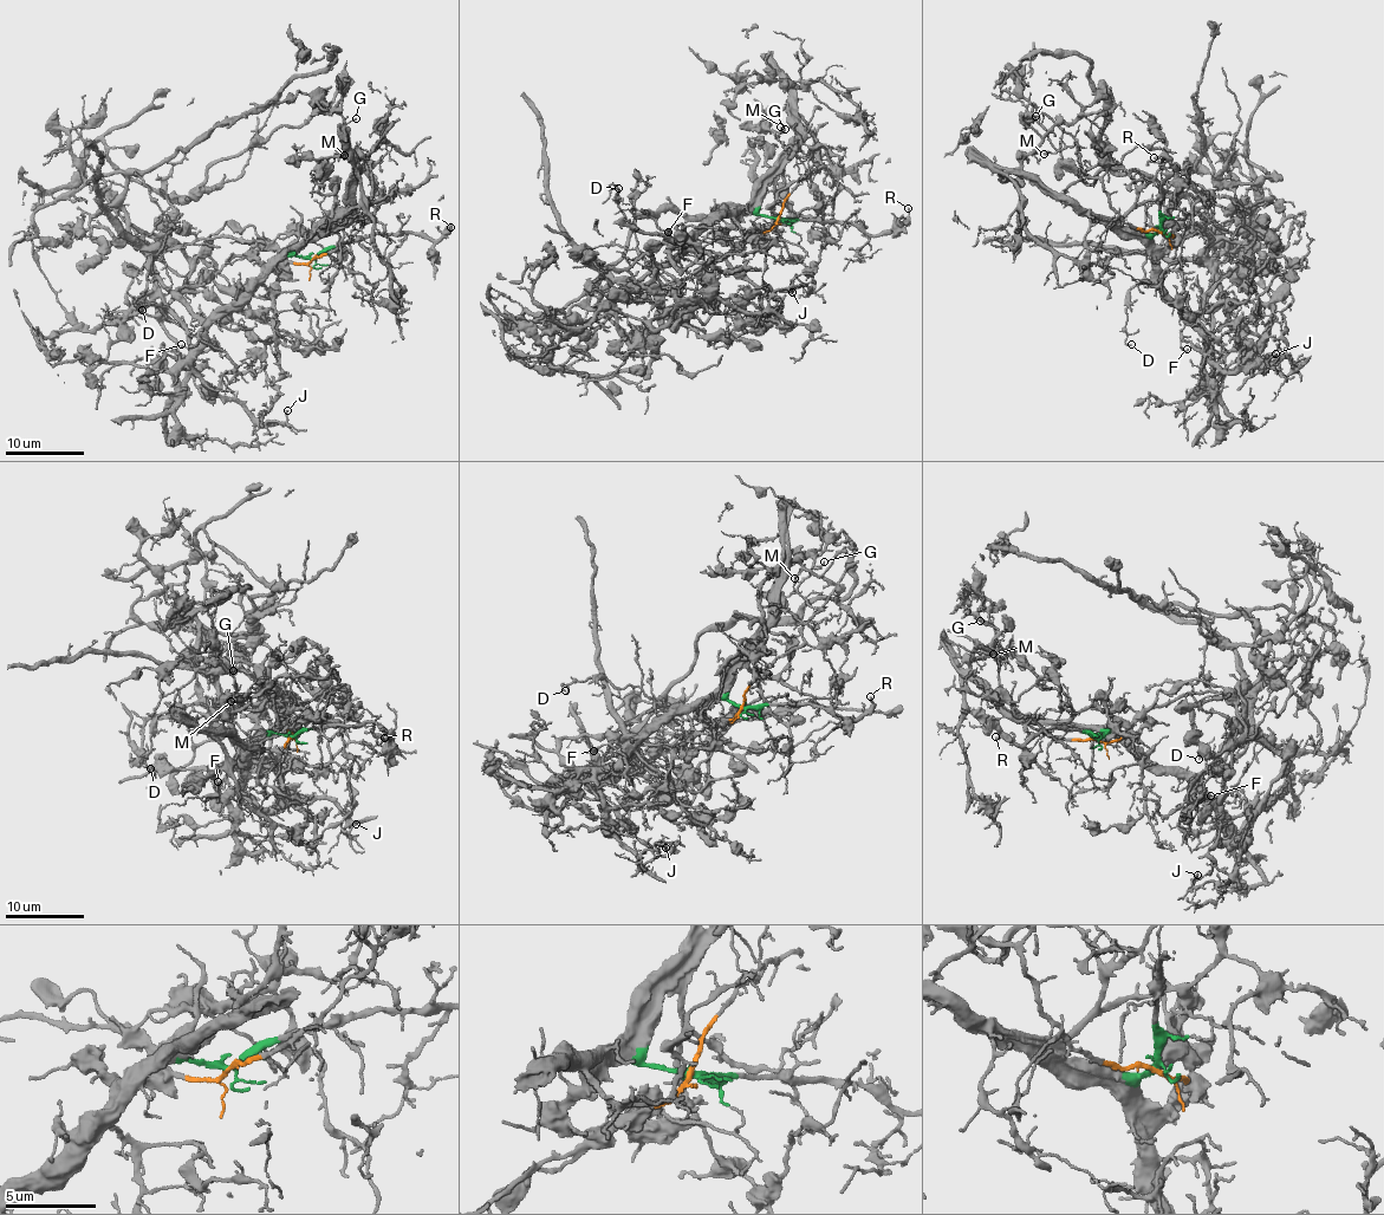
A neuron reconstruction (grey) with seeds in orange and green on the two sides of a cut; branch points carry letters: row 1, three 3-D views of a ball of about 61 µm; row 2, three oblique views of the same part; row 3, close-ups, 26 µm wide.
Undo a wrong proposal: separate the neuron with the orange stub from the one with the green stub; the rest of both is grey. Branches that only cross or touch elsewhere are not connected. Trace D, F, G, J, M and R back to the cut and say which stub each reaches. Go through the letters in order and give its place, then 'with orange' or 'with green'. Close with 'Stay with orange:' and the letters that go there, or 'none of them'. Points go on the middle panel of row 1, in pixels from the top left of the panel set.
D: at (618, 188); with orange
F: at (668, 232); with green
G: at (785, 129); with orange
J: at (792, 292); with green
M: at (780, 127); with orange
R: at (908, 208); with green
Stay with orange: D, G, M

